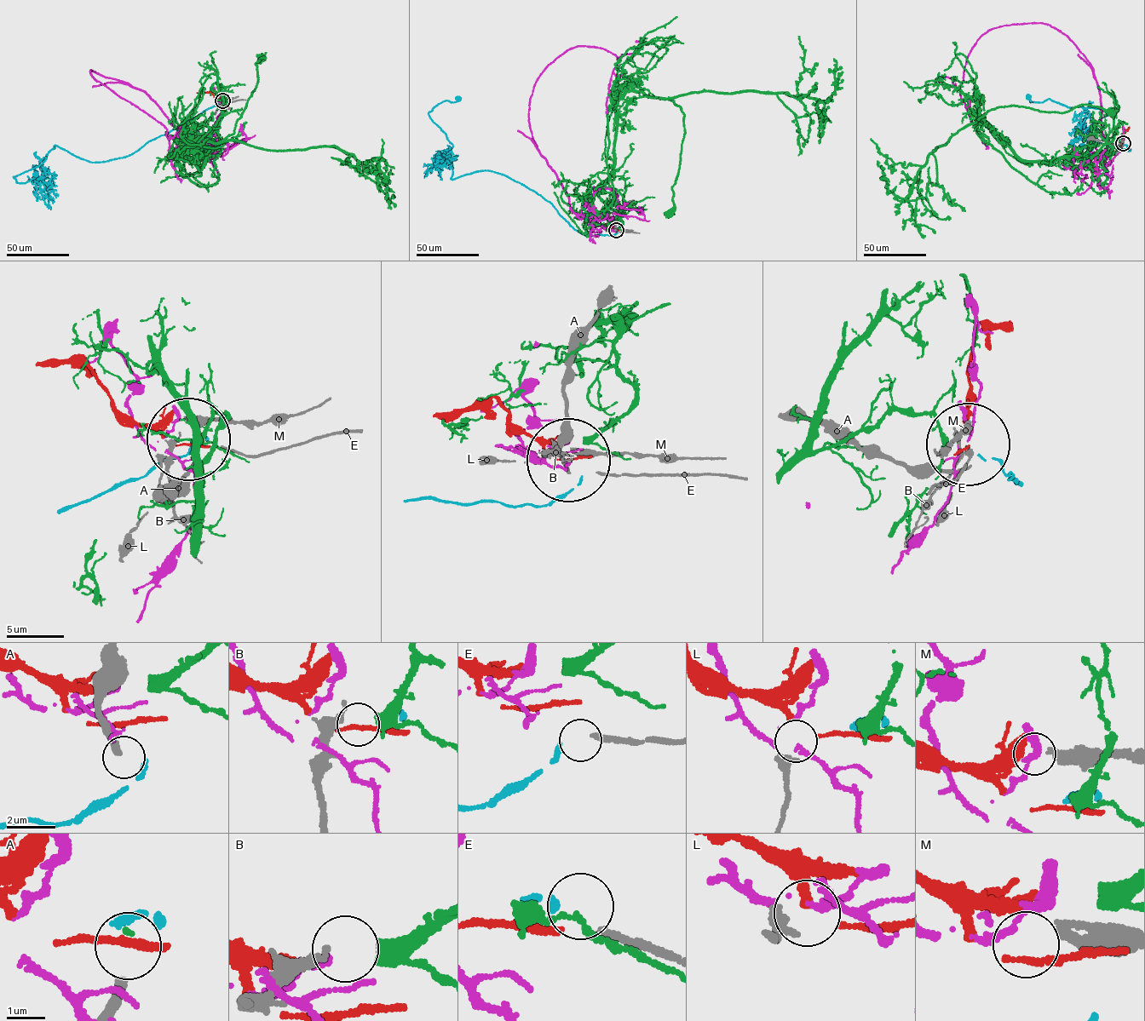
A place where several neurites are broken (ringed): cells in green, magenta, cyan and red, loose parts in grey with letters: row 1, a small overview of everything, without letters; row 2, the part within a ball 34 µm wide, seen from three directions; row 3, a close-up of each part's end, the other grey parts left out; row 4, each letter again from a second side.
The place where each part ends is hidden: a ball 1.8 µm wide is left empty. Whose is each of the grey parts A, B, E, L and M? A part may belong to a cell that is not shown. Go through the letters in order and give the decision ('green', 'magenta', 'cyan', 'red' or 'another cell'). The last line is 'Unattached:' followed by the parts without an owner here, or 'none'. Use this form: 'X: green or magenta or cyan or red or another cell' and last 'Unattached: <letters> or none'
A: another cell
B: green
E: cyan
L: red
M: another cell
Unattached: A, M

